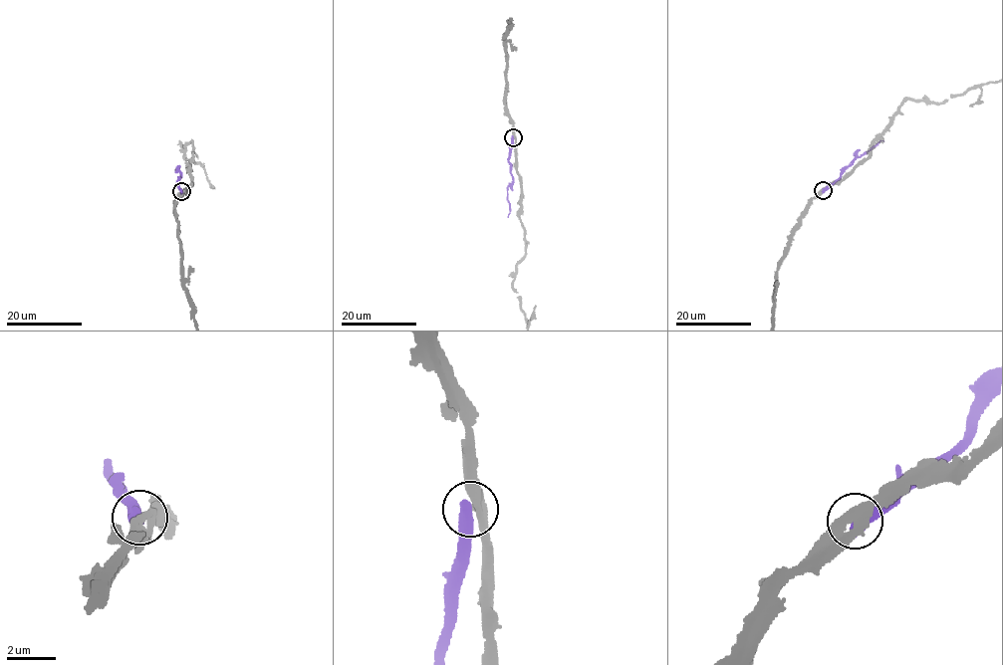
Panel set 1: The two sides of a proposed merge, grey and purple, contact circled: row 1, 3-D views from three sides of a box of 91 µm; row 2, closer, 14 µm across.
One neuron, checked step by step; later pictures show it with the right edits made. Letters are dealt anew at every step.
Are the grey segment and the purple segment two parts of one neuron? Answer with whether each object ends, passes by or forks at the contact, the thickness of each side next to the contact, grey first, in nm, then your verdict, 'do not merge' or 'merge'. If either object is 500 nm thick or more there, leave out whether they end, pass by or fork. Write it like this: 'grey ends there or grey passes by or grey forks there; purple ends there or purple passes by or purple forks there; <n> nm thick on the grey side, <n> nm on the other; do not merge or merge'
360 nm thick on the grey side, 600 nm on the other; do not merge

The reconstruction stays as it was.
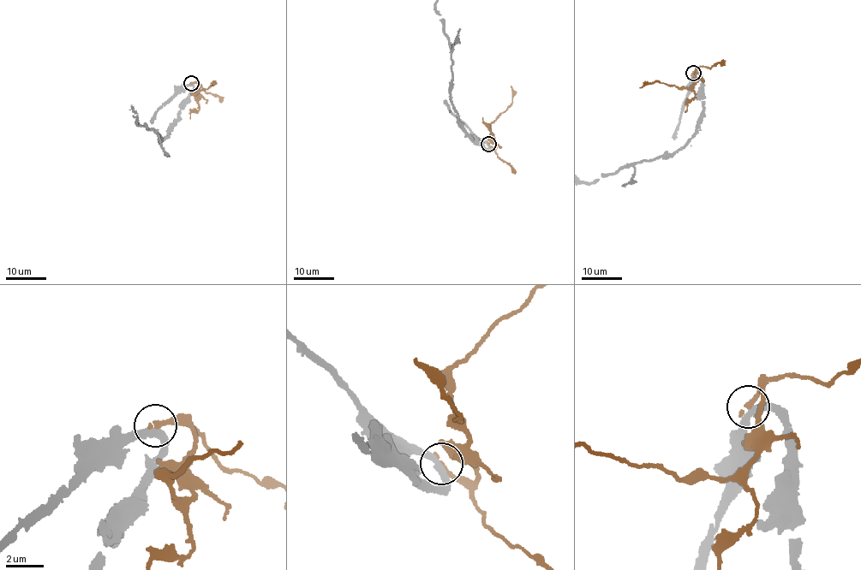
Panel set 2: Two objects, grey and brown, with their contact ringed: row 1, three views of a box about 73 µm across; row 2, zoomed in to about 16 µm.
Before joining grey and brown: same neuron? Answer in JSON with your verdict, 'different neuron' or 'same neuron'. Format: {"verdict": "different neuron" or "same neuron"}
{"verdict": "different neuron"}

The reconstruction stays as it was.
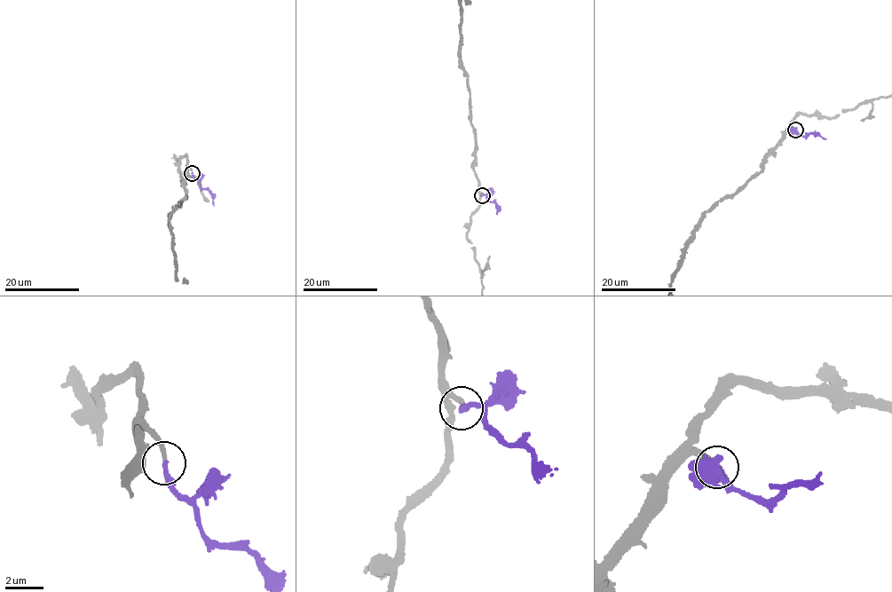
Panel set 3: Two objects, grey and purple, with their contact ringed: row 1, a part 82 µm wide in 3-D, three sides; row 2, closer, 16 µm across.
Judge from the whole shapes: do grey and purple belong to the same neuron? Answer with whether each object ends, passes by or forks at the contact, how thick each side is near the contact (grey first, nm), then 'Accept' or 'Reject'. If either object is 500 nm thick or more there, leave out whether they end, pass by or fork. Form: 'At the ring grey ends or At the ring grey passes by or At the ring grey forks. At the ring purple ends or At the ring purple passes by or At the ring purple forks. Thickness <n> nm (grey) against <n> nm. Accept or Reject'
At the ring grey ends. At the ring purple ends. Thickness 240 nm (grey) against 280 nm. Accept

